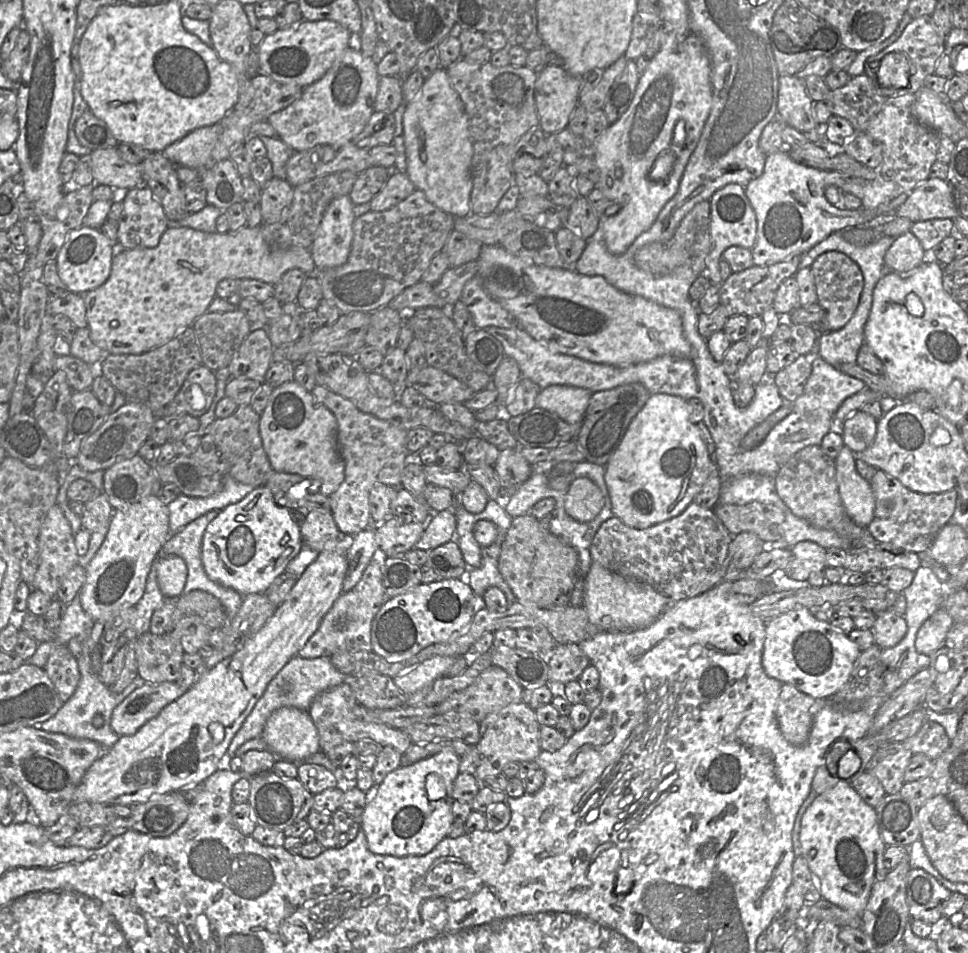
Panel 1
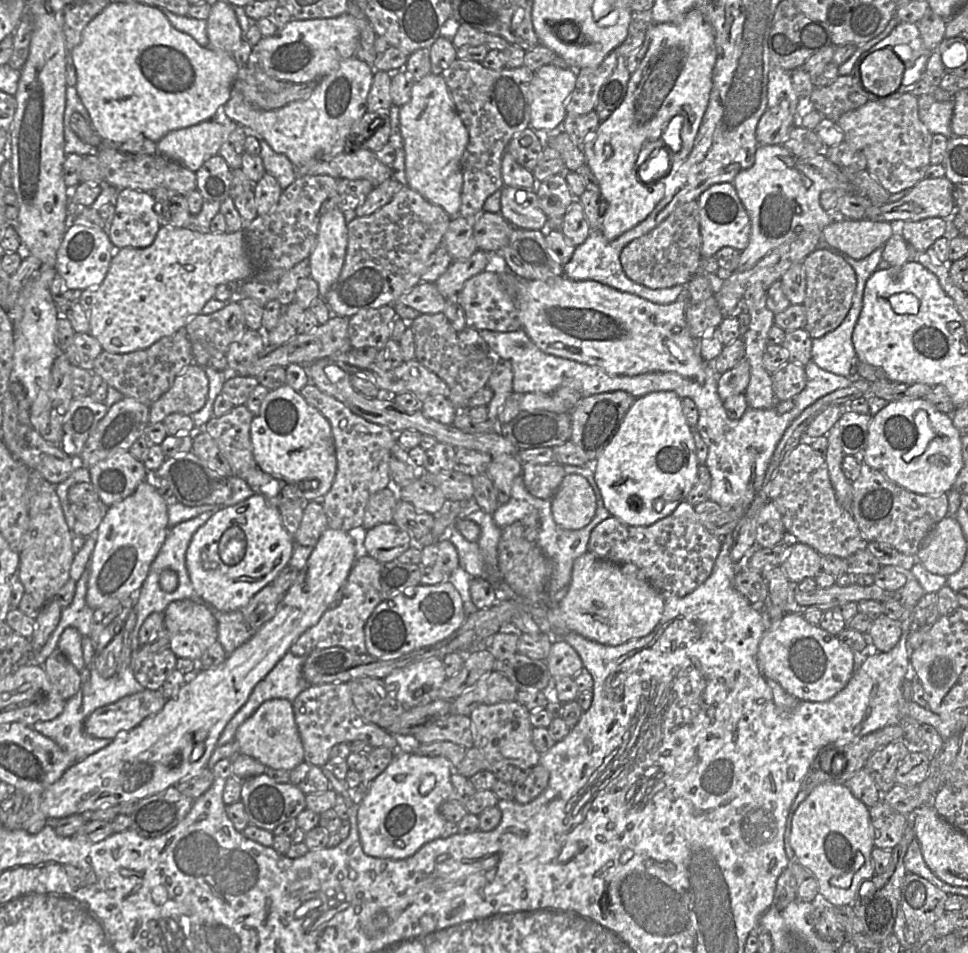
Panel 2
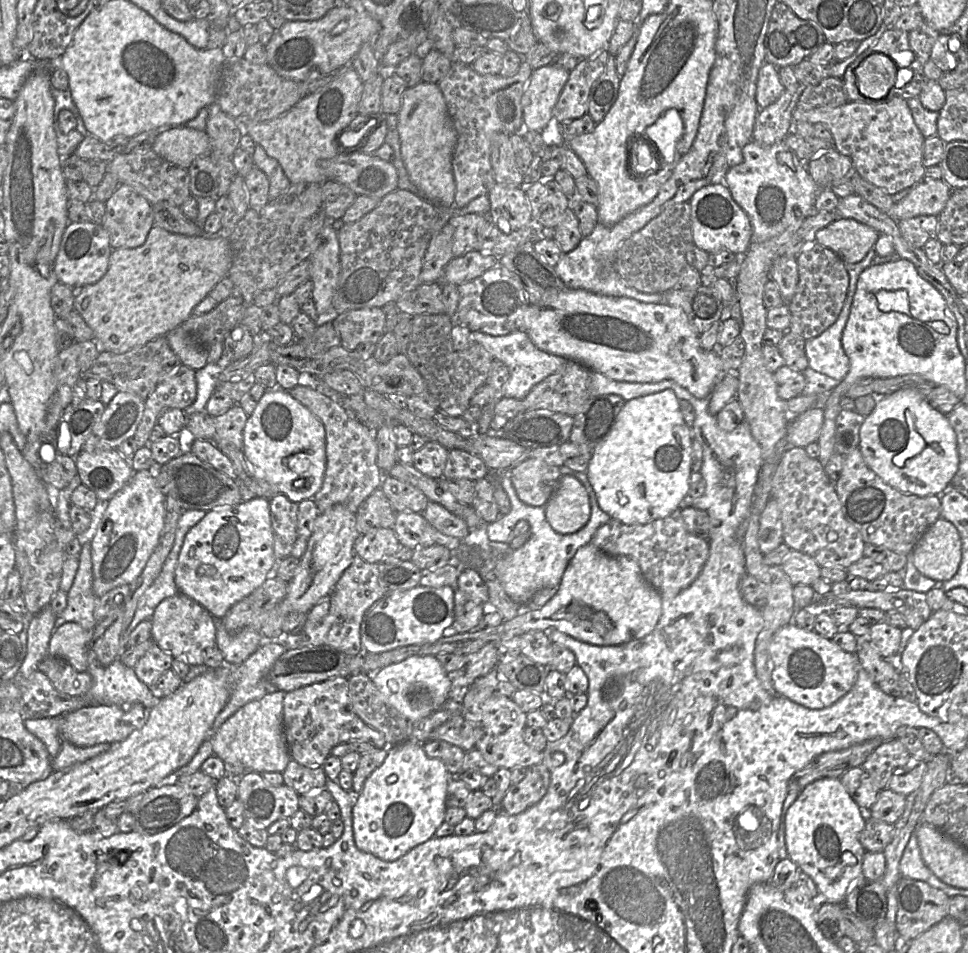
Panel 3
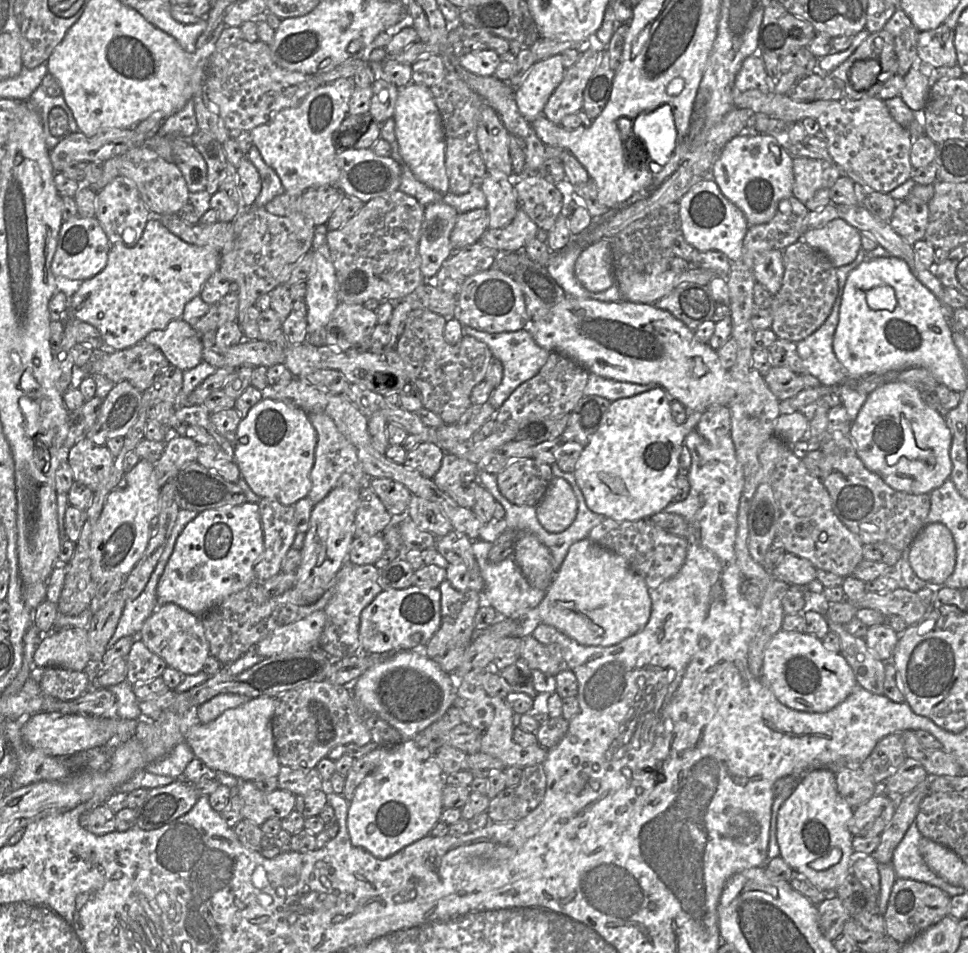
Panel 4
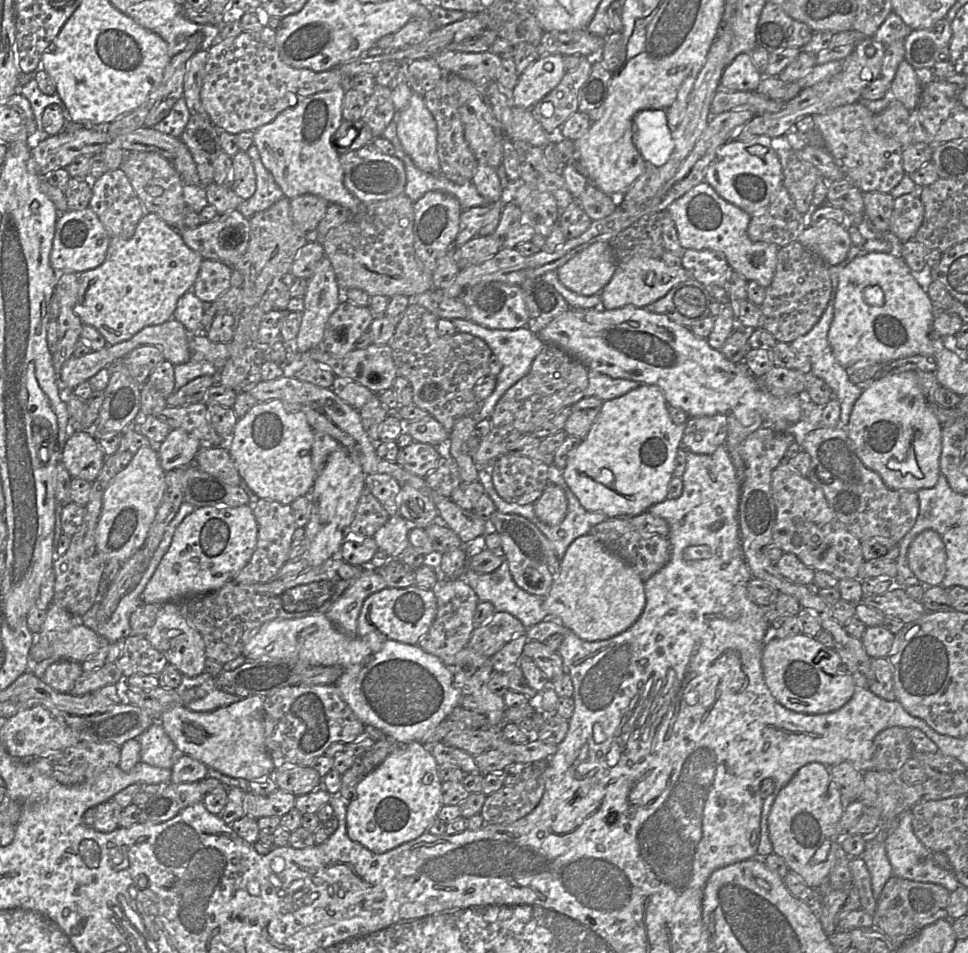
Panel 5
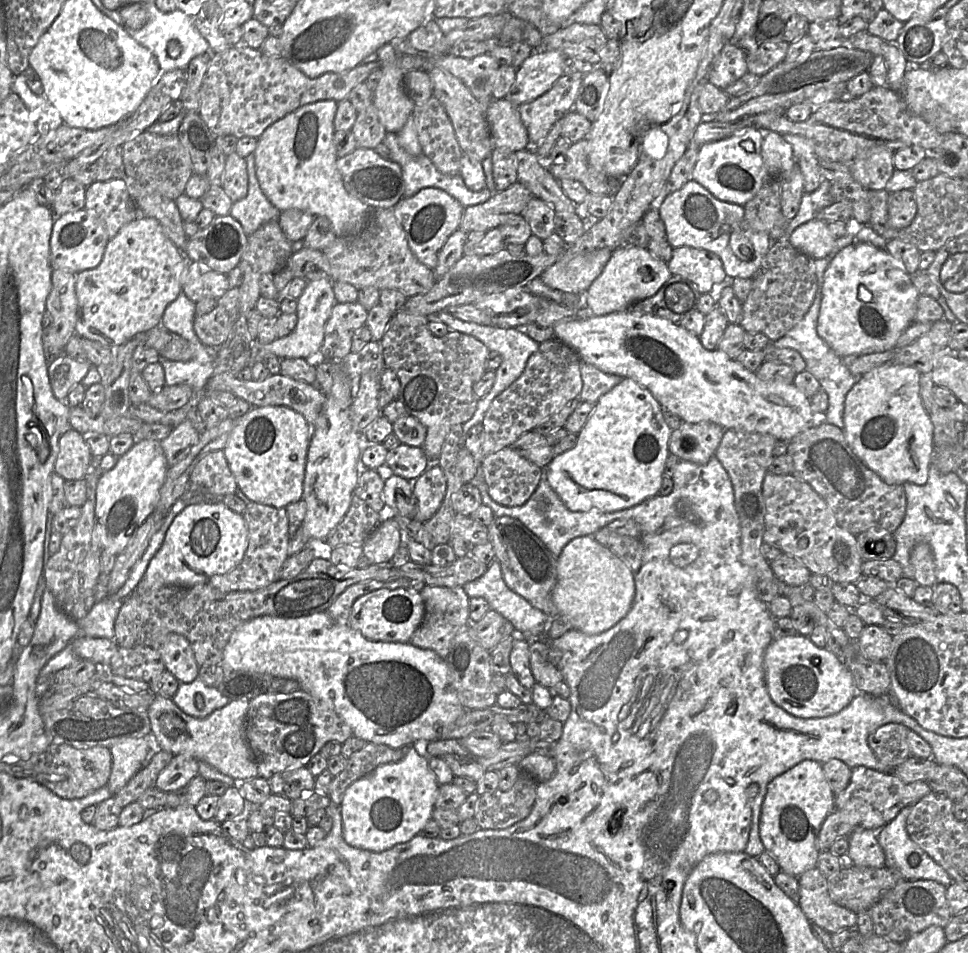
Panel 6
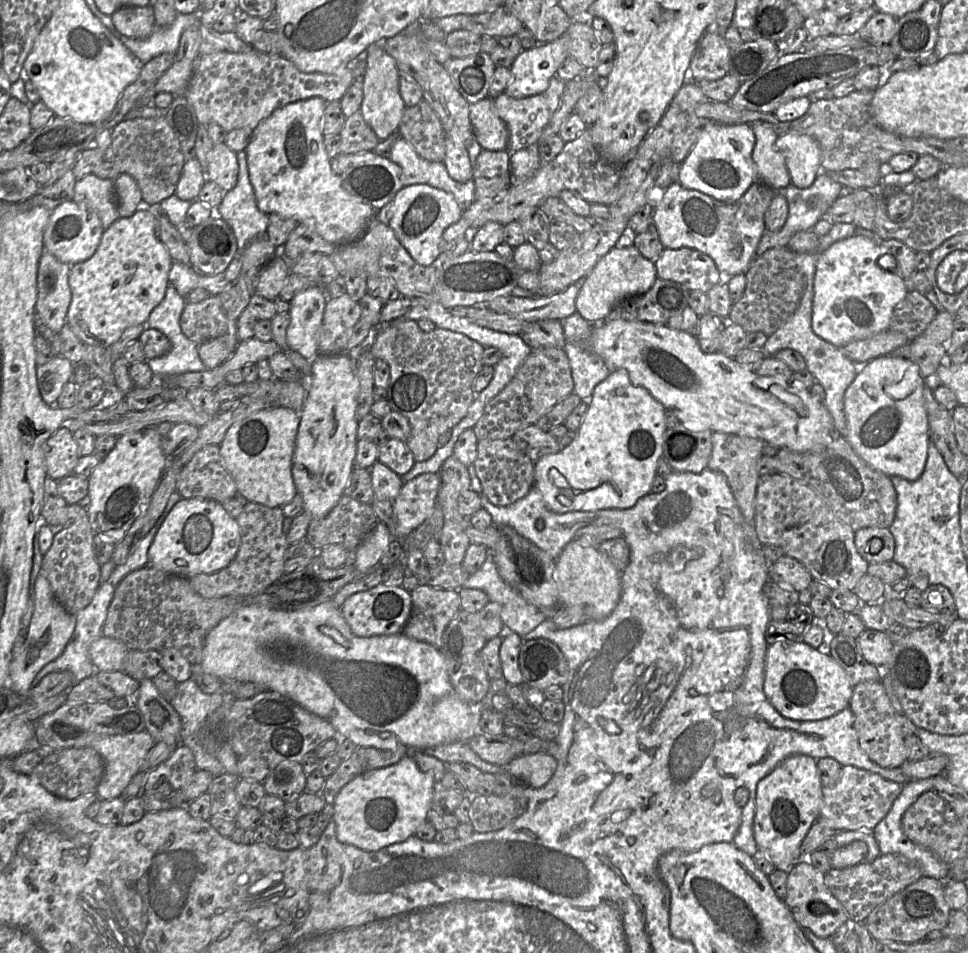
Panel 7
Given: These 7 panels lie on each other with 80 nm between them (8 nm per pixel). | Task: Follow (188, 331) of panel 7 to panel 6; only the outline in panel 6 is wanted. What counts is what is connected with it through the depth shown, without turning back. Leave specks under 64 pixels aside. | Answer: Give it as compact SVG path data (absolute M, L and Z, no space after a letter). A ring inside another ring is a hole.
M216 306L210 312L195 316L194 331L206 347L221 347L231 331L231 316L223 307Z

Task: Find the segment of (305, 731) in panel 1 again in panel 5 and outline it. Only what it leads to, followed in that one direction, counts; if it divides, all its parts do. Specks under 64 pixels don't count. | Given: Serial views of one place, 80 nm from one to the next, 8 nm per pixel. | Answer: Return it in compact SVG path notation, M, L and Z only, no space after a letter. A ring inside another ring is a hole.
M263 697L242 698L210 712L174 707L166 710L158 722L175 744L179 755L190 756L224 775L249 782L269 777L276 770L265 747Z

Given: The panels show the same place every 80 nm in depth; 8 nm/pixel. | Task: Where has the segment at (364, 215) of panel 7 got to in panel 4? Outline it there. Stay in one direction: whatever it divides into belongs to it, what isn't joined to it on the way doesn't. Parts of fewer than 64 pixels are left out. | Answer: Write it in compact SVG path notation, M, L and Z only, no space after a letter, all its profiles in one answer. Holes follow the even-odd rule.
M341 78L321 85L306 95L296 106L278 112L267 123L250 131L253 145L278 174L285 192L301 195L310 188L338 186L340 170L337 165L338 147L335 132L349 115L349 99L355 89L352 78Z

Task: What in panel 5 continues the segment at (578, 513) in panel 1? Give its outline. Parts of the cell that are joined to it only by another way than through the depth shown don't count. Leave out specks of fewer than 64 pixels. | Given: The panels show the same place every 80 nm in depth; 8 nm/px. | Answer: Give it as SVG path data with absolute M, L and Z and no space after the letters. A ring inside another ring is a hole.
M549 483L534 506L539 520L549 526L556 526L564 520L567 514L568 501L560 486Z

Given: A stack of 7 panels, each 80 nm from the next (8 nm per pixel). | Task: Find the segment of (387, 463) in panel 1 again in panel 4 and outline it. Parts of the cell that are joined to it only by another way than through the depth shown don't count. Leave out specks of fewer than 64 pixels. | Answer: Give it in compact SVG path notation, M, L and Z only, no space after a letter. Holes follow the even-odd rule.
M310 414L309 417L317 432L317 445L310 474L311 490L308 498L316 504L336 486L353 487L360 490L369 487L372 478L365 473L355 446L341 434L334 421L325 414Z

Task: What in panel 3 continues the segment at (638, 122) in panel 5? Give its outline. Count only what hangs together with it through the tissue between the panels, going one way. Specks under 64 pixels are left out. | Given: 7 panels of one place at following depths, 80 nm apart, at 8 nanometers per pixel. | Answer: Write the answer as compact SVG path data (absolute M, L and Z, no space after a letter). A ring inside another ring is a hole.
M668 109L665 111L655 123L648 126L643 133L643 138L638 140L638 146L644 147L643 142L648 143L654 148L655 155L658 158L658 165L667 165L676 160L677 143L682 135L683 120L677 109Z

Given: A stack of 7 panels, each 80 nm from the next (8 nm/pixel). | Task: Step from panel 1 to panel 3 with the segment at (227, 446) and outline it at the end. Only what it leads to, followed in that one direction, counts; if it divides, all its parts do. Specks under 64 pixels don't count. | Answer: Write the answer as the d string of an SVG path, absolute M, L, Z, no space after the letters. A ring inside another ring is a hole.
M234 404L229 410L219 416L211 416L215 428L215 435L212 439L217 447L235 446L243 449L243 430L248 415L238 404Z

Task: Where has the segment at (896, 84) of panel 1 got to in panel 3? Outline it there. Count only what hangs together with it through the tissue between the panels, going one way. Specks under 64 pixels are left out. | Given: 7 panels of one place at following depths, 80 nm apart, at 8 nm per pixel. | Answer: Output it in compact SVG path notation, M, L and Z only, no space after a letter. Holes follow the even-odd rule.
M875 52L858 64L856 85L869 100L881 100L895 87L898 67L886 54Z

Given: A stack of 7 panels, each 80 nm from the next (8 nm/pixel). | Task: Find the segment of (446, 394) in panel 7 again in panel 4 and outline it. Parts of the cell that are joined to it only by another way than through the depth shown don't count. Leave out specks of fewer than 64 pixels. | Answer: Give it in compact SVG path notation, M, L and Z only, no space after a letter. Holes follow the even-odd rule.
M412 309L395 350L405 364L409 383L421 393L423 407L437 414L445 424L453 425L472 405L472 390L486 380L489 363L494 356L485 343L469 335L454 345L447 343L444 339L446 323L445 317L428 309Z

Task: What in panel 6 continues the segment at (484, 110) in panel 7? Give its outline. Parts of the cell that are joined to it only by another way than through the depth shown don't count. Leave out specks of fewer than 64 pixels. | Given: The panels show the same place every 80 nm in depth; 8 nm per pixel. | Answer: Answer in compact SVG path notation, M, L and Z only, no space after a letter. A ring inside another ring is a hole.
M490 99L486 118L494 148L507 148L513 152L530 147L528 132L523 124L518 105L506 99Z

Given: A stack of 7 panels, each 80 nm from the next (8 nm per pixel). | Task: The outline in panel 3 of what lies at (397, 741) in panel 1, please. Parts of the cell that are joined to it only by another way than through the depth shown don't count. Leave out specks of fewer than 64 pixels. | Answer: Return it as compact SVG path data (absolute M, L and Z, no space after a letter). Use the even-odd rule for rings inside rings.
M333 678L286 693L283 699L283 733L291 760L305 767L322 767L331 750L341 743L367 742L377 749L388 747L383 734L366 725L354 713L346 678Z

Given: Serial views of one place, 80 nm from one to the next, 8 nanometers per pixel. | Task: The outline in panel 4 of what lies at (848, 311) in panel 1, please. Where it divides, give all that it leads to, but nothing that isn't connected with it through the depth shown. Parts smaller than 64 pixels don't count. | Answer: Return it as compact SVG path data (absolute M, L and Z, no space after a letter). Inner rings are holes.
M802 239L786 247L782 251L782 258L784 265L783 280L780 290L774 294L770 307L773 318L770 329L778 339L797 343L815 332L830 315L839 291L837 268L824 253L811 247Z

